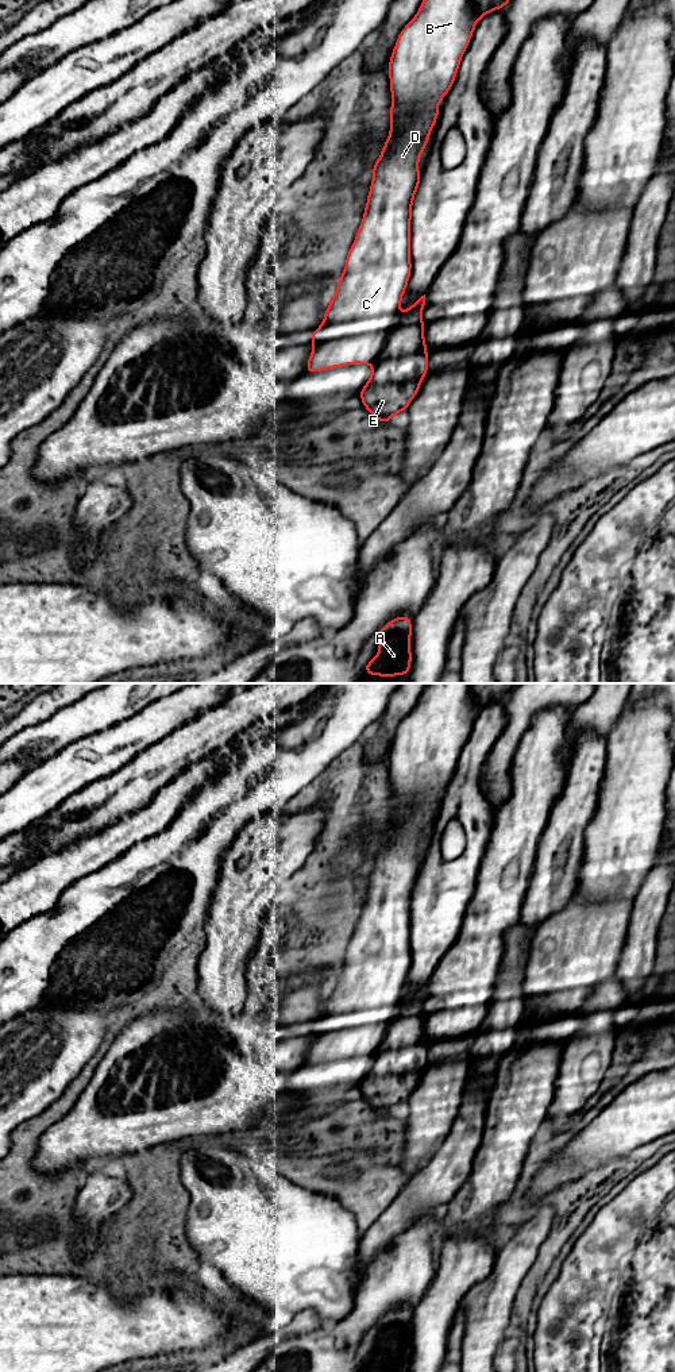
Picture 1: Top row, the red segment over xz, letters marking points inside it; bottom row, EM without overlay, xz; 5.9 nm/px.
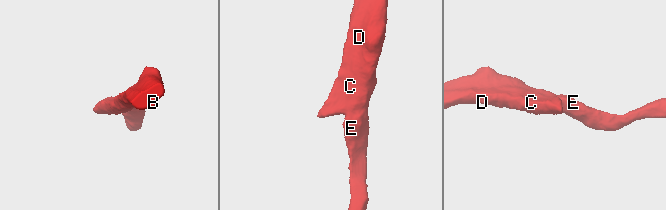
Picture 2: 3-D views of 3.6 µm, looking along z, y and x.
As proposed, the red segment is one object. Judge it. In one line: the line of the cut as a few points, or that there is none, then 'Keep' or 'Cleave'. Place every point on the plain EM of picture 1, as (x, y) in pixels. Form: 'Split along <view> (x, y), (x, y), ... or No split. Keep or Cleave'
Split along xz (394, 1016), (381, 1045), (371, 1055). Cleave

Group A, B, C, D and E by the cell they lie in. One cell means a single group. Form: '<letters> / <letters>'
A E / B C D

